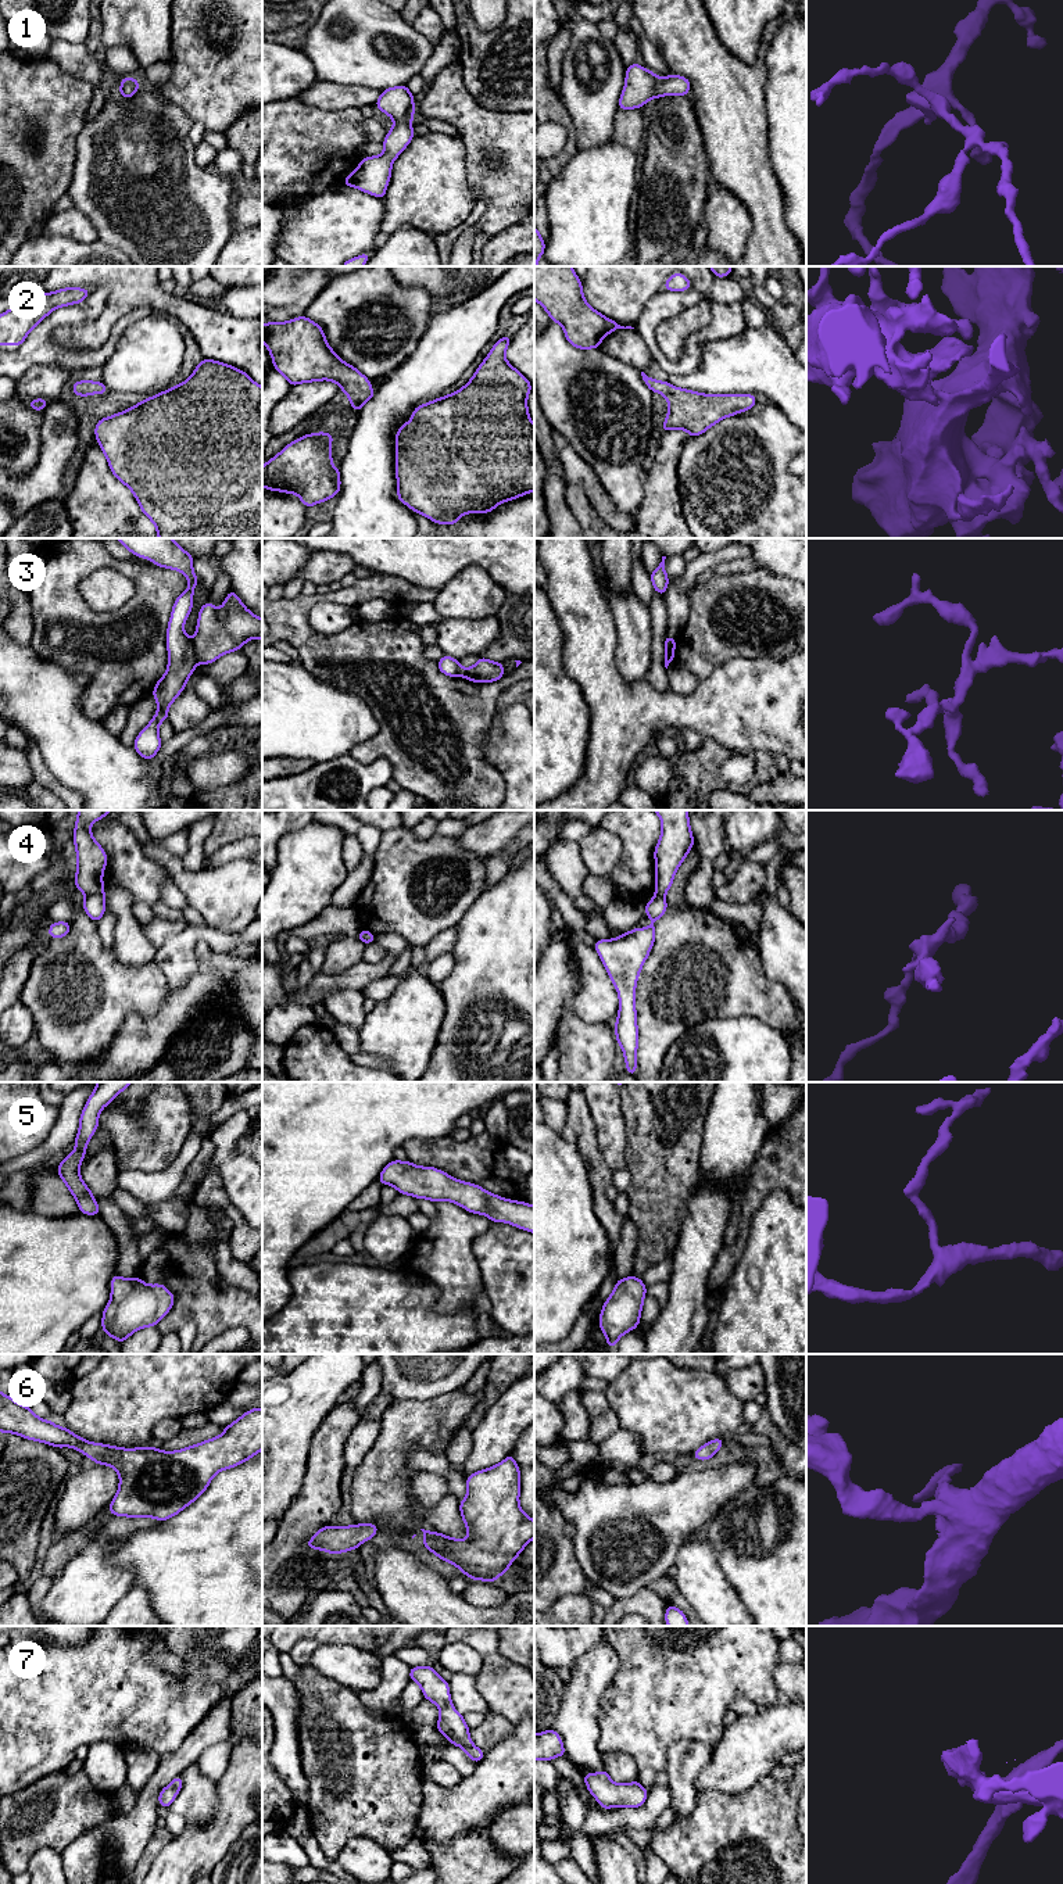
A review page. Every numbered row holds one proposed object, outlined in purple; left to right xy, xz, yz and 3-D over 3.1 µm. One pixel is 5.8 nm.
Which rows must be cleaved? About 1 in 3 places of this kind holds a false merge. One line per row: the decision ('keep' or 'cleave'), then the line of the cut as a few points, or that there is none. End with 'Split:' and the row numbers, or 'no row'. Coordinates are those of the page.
1: keep | no cut
2: keep | no cut
3: cleave | xy (190, 641), (197, 662)
4: cleave | xy (103, 892), (86, 895)
5: keep | no cut
6: keep | no cut
7: keep | no cut
Split: 3, 4

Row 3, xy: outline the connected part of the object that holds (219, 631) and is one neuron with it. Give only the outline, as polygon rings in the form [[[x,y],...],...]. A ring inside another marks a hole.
[[[232,590],[219,610],[211,602],[200,609],[192,638],[196,662],[212,663],[228,652],[239,651],[253,638],[262,640],[262,619],[251,613]]]

